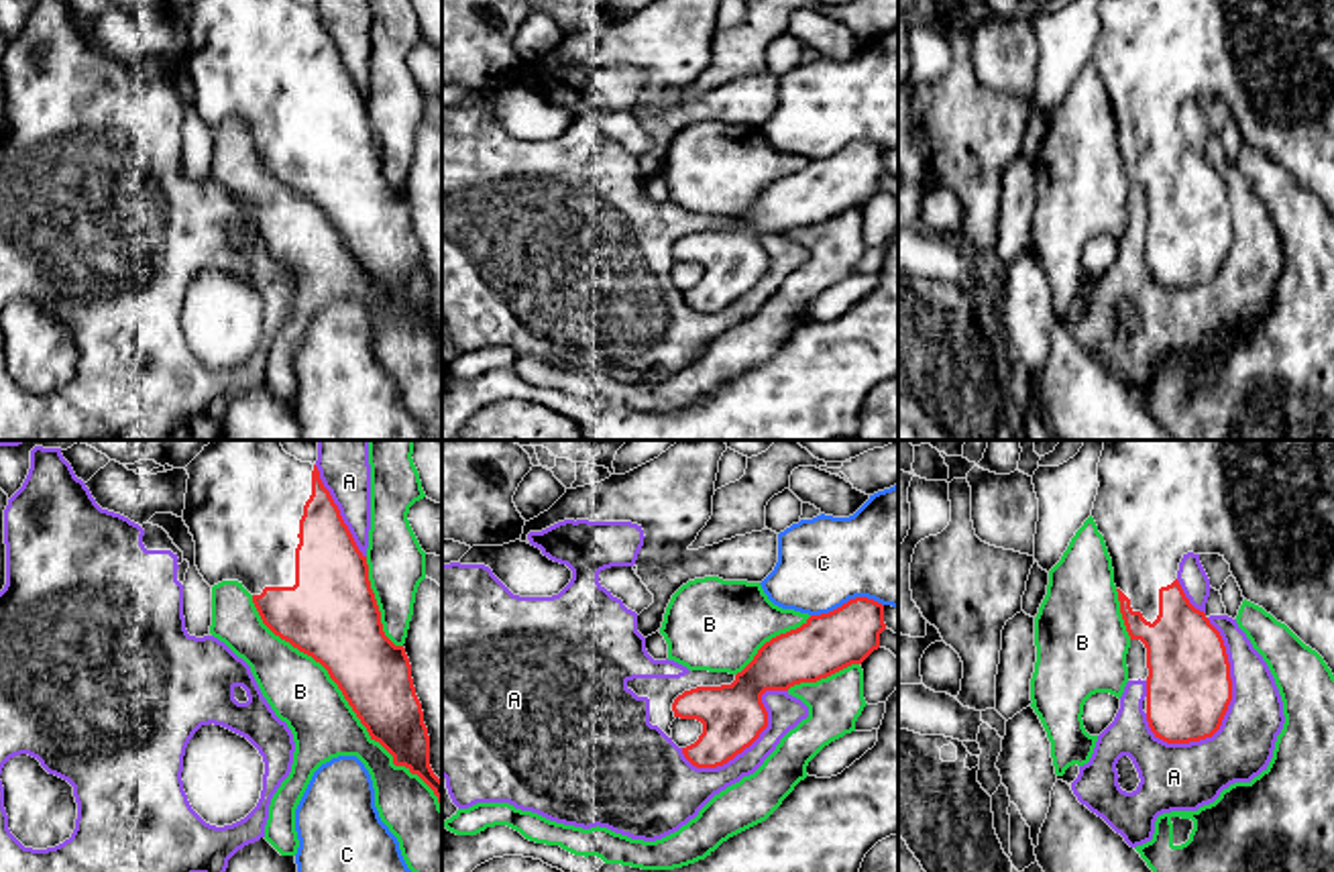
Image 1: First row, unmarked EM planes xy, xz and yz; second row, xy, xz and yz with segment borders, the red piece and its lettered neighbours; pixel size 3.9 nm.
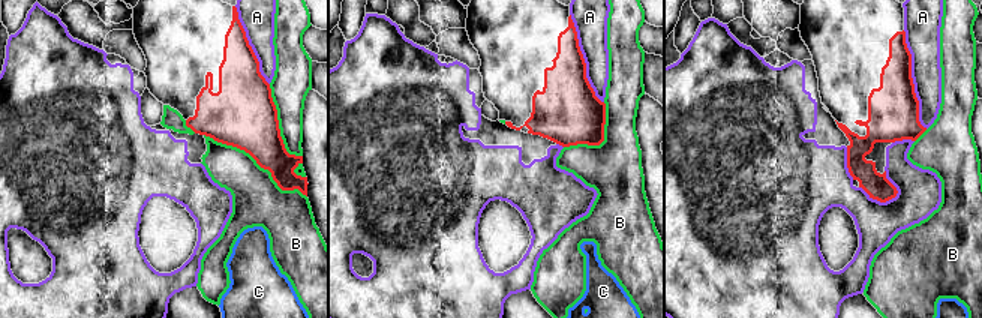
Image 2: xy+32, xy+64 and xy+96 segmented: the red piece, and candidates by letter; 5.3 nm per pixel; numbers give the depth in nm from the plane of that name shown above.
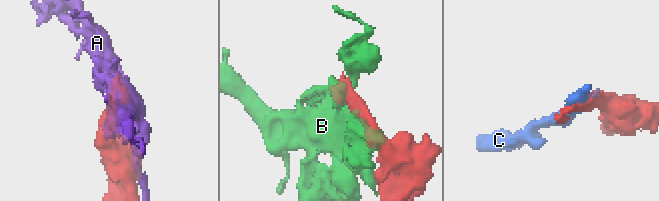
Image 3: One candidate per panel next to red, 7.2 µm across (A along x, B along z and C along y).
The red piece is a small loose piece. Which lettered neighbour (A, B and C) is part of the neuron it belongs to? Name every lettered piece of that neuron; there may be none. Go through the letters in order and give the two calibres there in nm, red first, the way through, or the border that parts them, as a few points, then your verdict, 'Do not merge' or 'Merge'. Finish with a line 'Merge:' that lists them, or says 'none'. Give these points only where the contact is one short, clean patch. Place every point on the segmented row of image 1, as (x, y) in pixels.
A: Thickness 340 nm (red) against 240 nm. Do not merge
B: Thickness 300 nm (red) against 260 nm. Do not merge
C: Thickness 240 nm (red) against 380 nm. Do not merge
Merge: none

